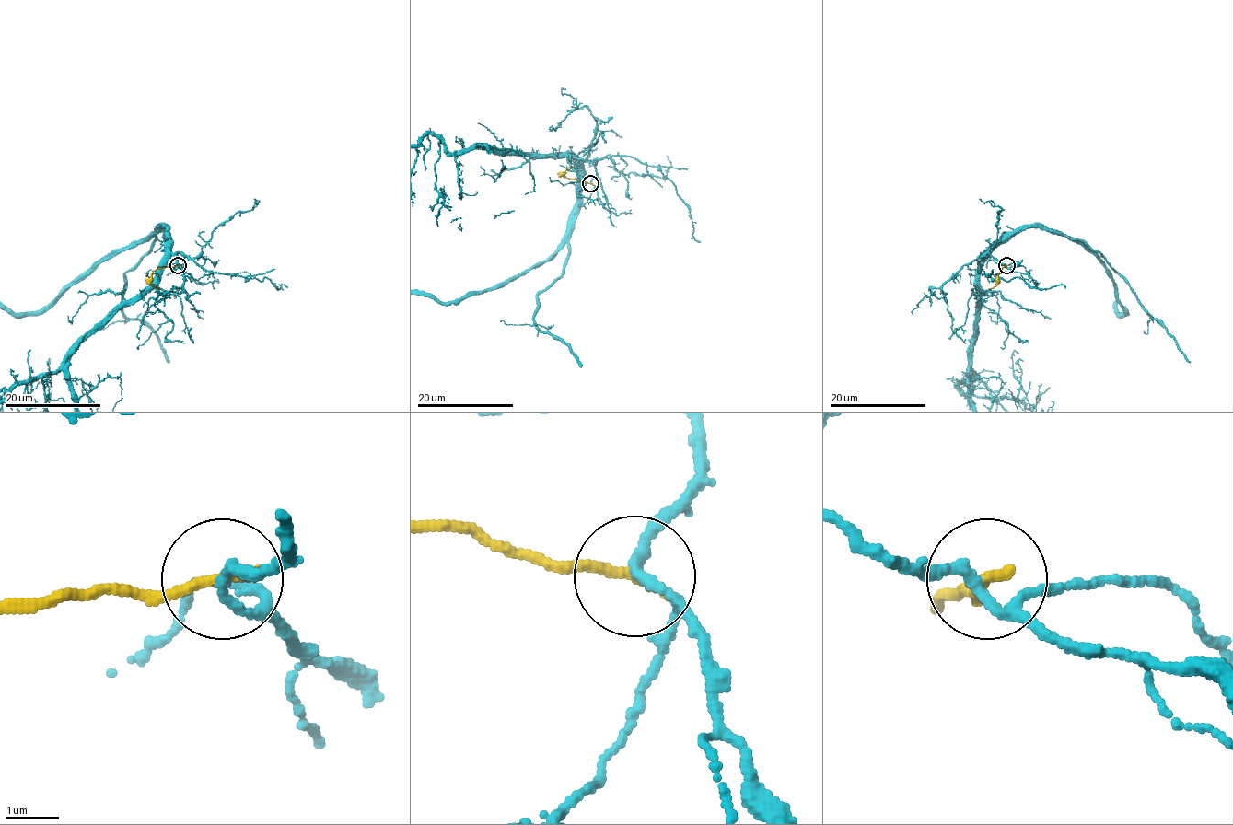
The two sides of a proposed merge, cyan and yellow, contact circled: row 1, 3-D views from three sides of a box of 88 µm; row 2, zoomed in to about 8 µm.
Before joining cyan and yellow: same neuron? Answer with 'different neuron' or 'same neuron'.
different neuron

